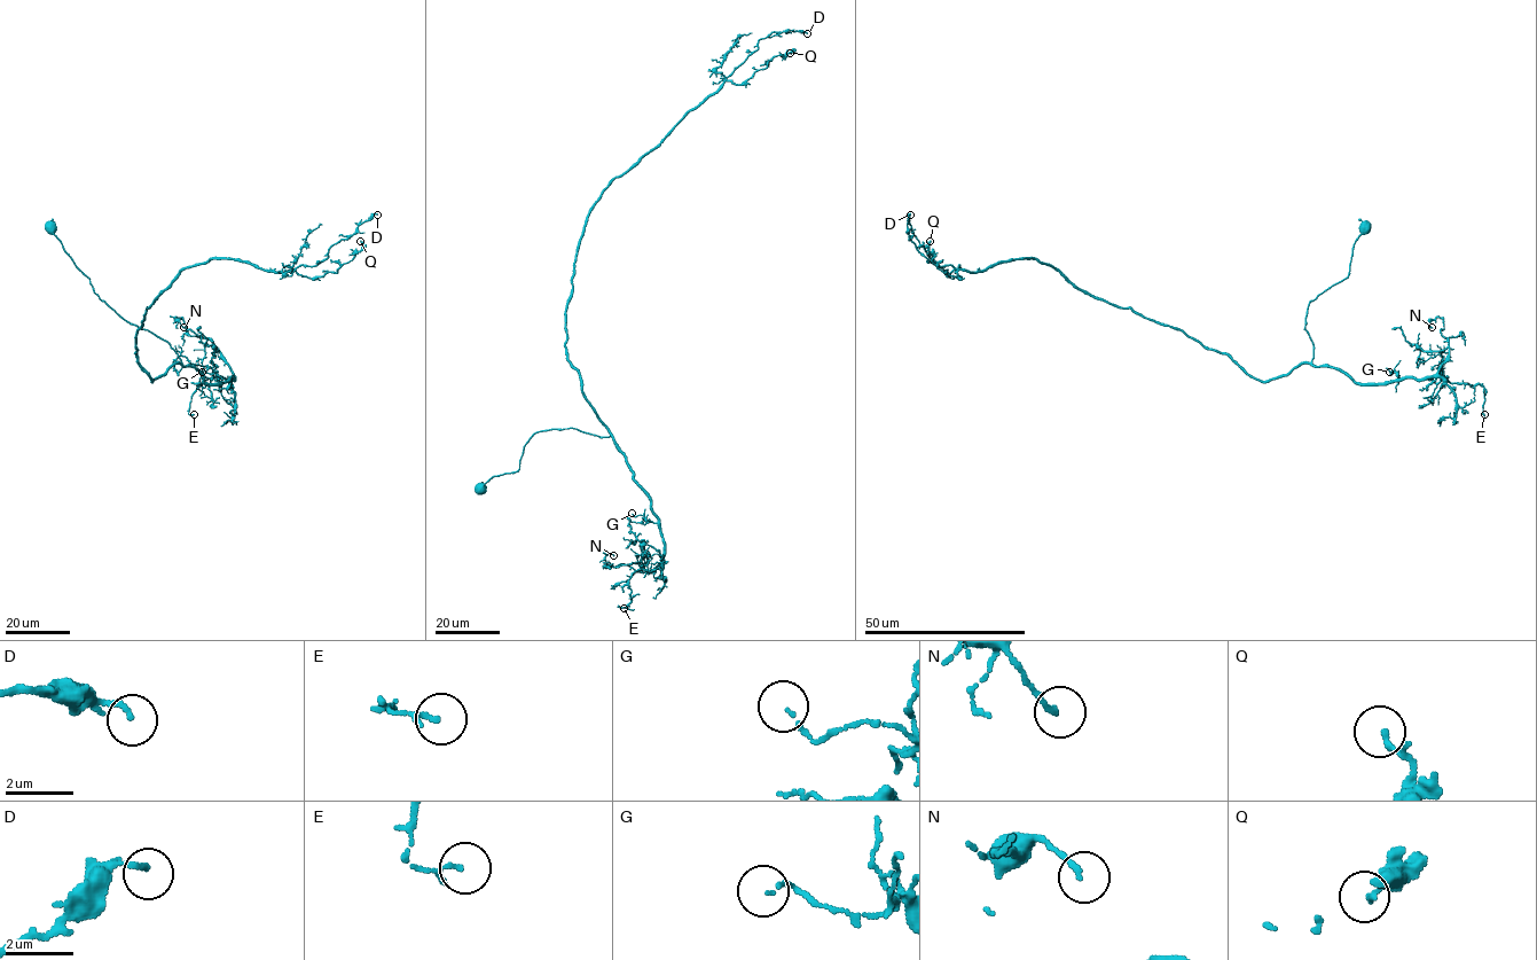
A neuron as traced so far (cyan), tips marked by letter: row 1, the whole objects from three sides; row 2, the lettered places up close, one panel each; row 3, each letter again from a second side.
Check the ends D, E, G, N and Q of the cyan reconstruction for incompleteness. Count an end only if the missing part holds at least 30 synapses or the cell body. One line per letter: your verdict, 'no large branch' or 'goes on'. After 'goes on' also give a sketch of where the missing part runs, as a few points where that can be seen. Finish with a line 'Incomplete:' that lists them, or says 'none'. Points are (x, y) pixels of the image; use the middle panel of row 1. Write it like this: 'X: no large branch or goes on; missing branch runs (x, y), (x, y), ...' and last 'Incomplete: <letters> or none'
D: no large branch
E: no large branch
G: no large branch
N: no large branch
Q: no large branch
Incomplete: none

